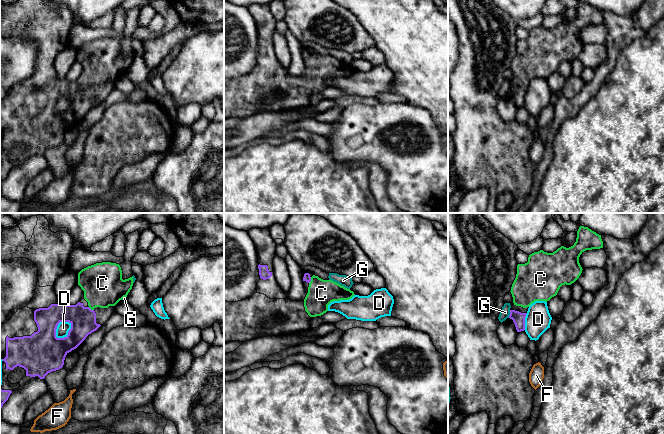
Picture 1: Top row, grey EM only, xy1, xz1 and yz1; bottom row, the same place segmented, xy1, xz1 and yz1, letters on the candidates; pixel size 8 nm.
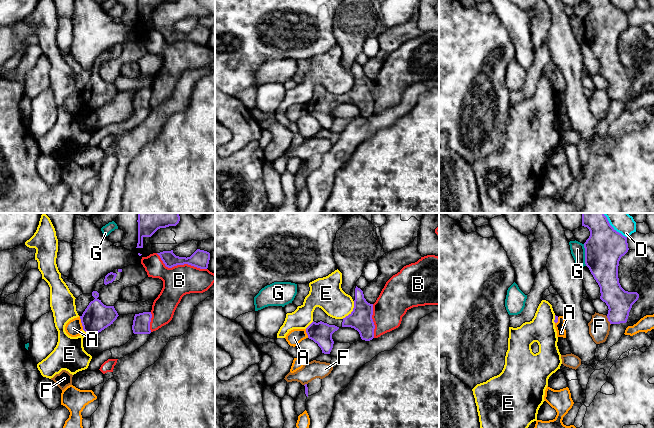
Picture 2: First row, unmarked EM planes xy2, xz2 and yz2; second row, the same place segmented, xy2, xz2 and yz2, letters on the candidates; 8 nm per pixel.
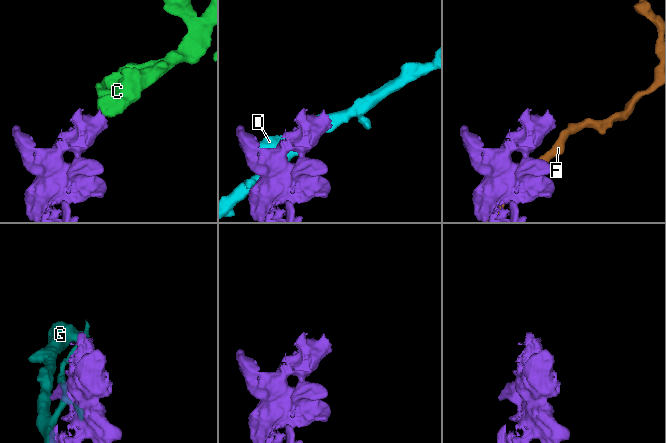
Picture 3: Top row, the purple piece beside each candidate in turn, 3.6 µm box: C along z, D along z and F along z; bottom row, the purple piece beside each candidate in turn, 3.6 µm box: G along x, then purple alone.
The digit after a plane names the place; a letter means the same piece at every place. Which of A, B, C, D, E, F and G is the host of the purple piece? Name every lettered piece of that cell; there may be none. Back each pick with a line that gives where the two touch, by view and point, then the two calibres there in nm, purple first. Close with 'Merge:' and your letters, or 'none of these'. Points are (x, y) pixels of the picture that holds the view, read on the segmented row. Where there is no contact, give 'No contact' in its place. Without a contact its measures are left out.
C: Touches purple at xz1 (310, 280). Thickness 60 nm (purple) against 220 nm
Merge: C

